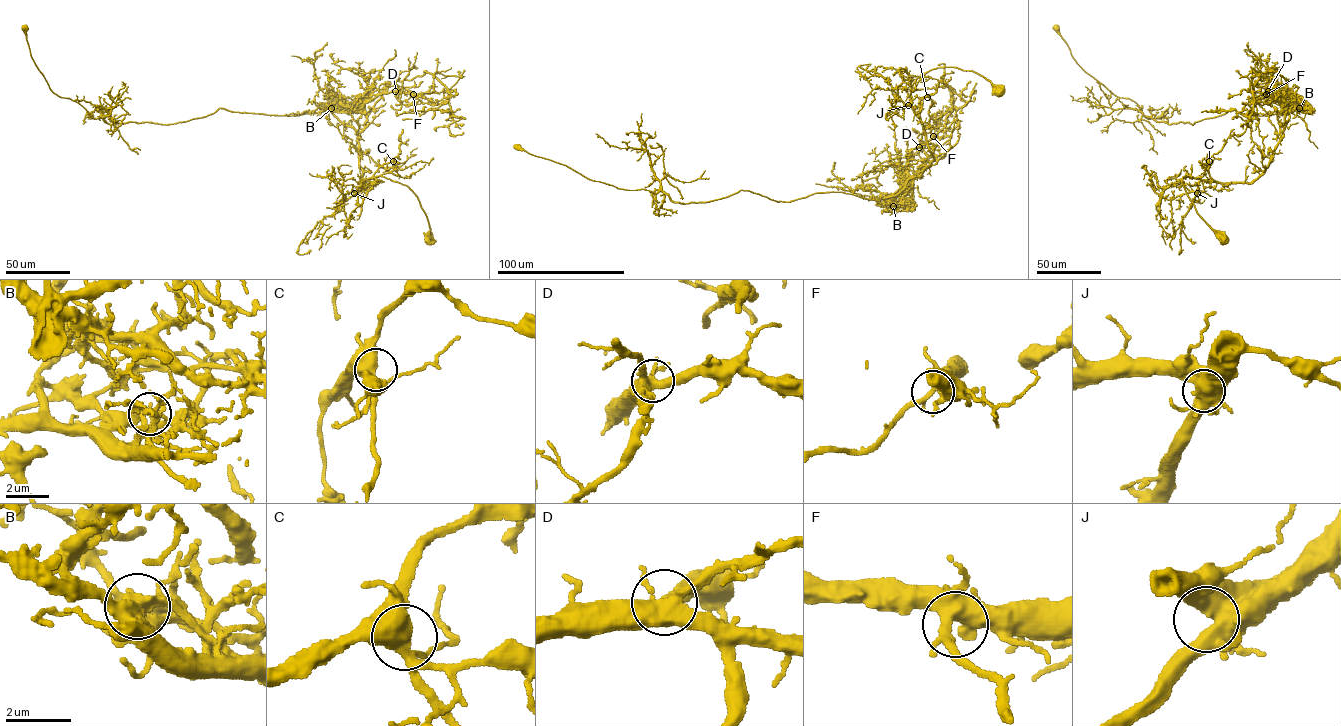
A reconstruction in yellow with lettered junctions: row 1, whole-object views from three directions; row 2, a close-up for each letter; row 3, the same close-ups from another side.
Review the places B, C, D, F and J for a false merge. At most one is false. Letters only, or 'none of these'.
B

